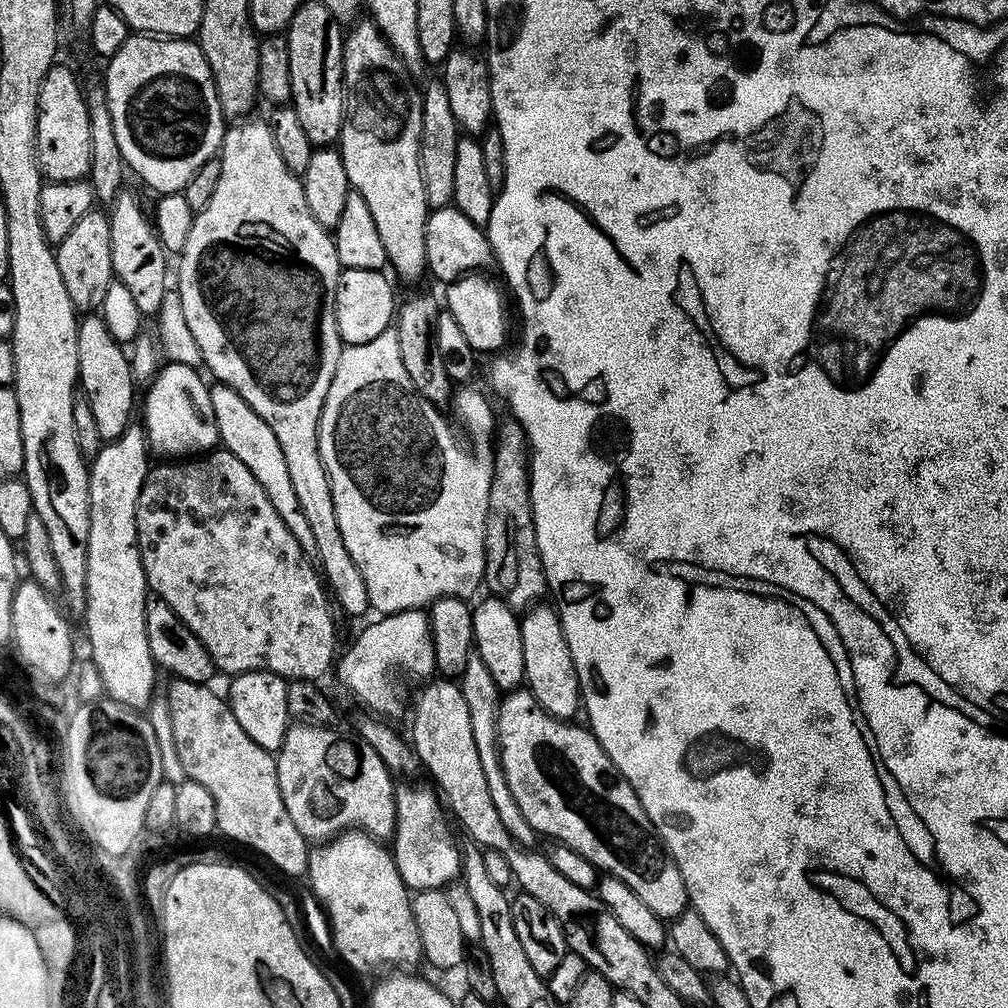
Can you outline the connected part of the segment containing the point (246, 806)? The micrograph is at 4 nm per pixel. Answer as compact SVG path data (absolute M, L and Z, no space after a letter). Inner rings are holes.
M175 678L167 682L169 684L166 701L178 761L182 762L187 779L199 782L202 786L206 786L206 790L210 790L219 835L229 836L230 839L261 852L278 871L285 872L286 875L303 877L308 870L310 844L302 834L298 834L298 826L294 826L290 814L286 814L286 802L282 802L282 790L278 790L275 755L258 746L258 742L254 742L254 738L250 738L250 734L246 734L246 730L238 726L238 718L234 718L227 699L221 693L219 696L212 686Z

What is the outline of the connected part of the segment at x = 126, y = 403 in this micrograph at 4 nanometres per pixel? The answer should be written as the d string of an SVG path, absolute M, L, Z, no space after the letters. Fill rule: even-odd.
M88 314L76 325L78 334L78 388L94 414L98 434L104 442L116 440L133 423L132 403L137 403L137 381L132 375L129 353L106 330L99 314Z

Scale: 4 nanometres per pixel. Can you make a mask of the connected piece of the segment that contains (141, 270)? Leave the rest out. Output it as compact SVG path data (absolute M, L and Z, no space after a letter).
M120 191L110 205L108 221L112 274L115 279L122 282L122 286L130 289L141 317L152 318L159 312L162 298L166 294L164 271L168 268L169 257L161 246L159 238L156 237L156 229L152 227L149 215L140 209L139 198L128 191Z

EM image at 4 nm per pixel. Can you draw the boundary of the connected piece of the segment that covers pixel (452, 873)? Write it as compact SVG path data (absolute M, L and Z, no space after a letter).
M401 783L397 787L396 830L390 837L390 851L398 866L398 874L402 874L404 885L416 892L447 889L462 872L462 848L452 837L453 825L446 815L445 805L441 797L425 784Z

